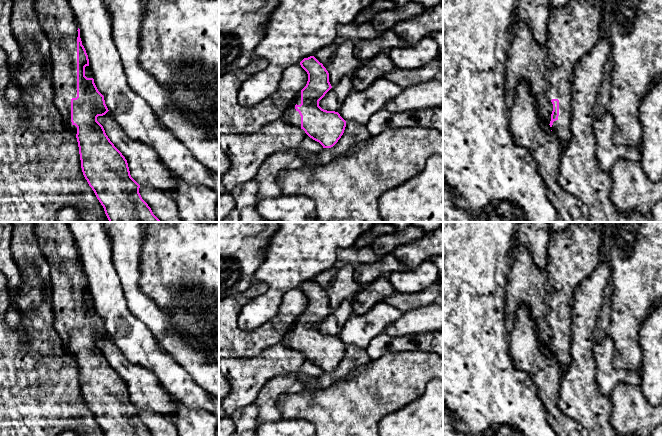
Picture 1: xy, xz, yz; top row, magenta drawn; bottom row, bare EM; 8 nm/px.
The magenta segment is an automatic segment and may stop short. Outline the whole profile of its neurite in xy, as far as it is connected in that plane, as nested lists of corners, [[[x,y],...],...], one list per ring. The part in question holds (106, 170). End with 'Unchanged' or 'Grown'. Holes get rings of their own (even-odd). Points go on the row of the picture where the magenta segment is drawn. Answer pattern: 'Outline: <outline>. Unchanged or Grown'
Outline: [[[35,0],[34,9],[50,42],[54,104],[65,127],[77,138],[83,175],[103,206],[109,222],[161,222],[142,199],[140,185],[131,177],[127,160],[97,121],[98,116],[105,115],[109,110],[94,79],[85,76],[89,59],[68,0]]]. Grown

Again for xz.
Outline: [[[314,56],[304,58],[300,65],[308,74],[307,84],[295,96],[281,119],[303,129],[323,148],[331,148],[343,135],[346,121],[338,112],[319,106],[319,101],[332,88],[329,73]]]. Grown

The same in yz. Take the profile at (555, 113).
Outline: [[[569,0],[564,7],[550,8],[548,39],[545,44],[536,41],[525,21],[518,18],[511,26],[506,83],[510,106],[517,86],[526,81],[535,98],[542,125],[554,132],[562,148],[567,146],[570,139],[574,67],[602,38],[603,8],[604,0]]]. Grown

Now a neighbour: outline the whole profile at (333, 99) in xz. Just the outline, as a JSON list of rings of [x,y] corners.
[[[343,77],[319,101],[319,106],[327,111],[338,112],[346,96],[353,90],[351,77]]]

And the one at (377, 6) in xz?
[[[375,0],[372,4],[362,10],[355,18],[355,23],[370,23],[373,16],[382,11],[389,11],[397,5],[389,0]]]

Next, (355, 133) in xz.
[[[347,121],[343,135],[333,147],[323,148],[316,154],[300,150],[300,156],[305,161],[305,164],[325,165],[370,137],[371,134],[367,129],[366,124]]]

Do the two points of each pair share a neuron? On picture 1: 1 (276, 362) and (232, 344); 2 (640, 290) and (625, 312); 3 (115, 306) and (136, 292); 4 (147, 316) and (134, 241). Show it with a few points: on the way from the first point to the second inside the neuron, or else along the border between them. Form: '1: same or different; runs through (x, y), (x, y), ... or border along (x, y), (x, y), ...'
1: different; border along (279, 343), (265, 347), (255, 356), (235, 358)
2: same; runs through (635, 295), (629, 307)
3: different; border along (119, 276), (126, 305), (138, 319)
4: same; runs through (135, 297), (131, 288), (131, 260)

